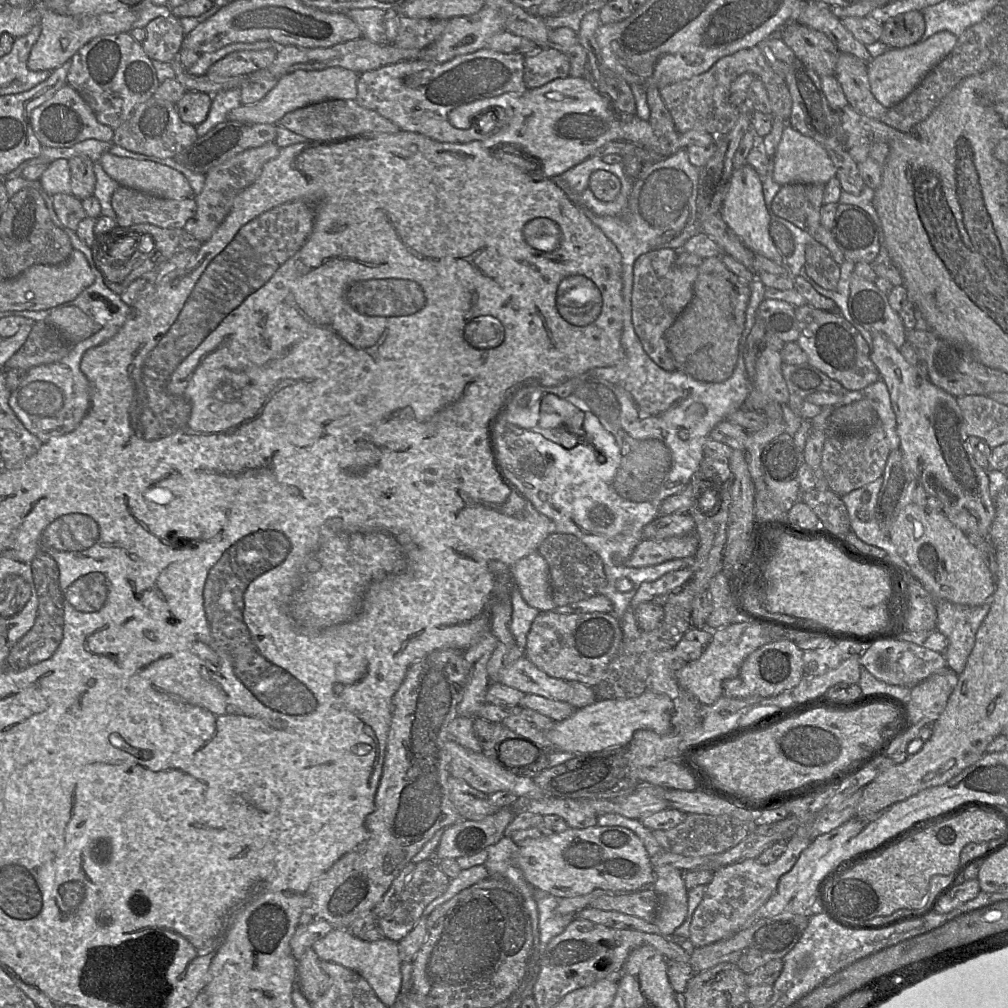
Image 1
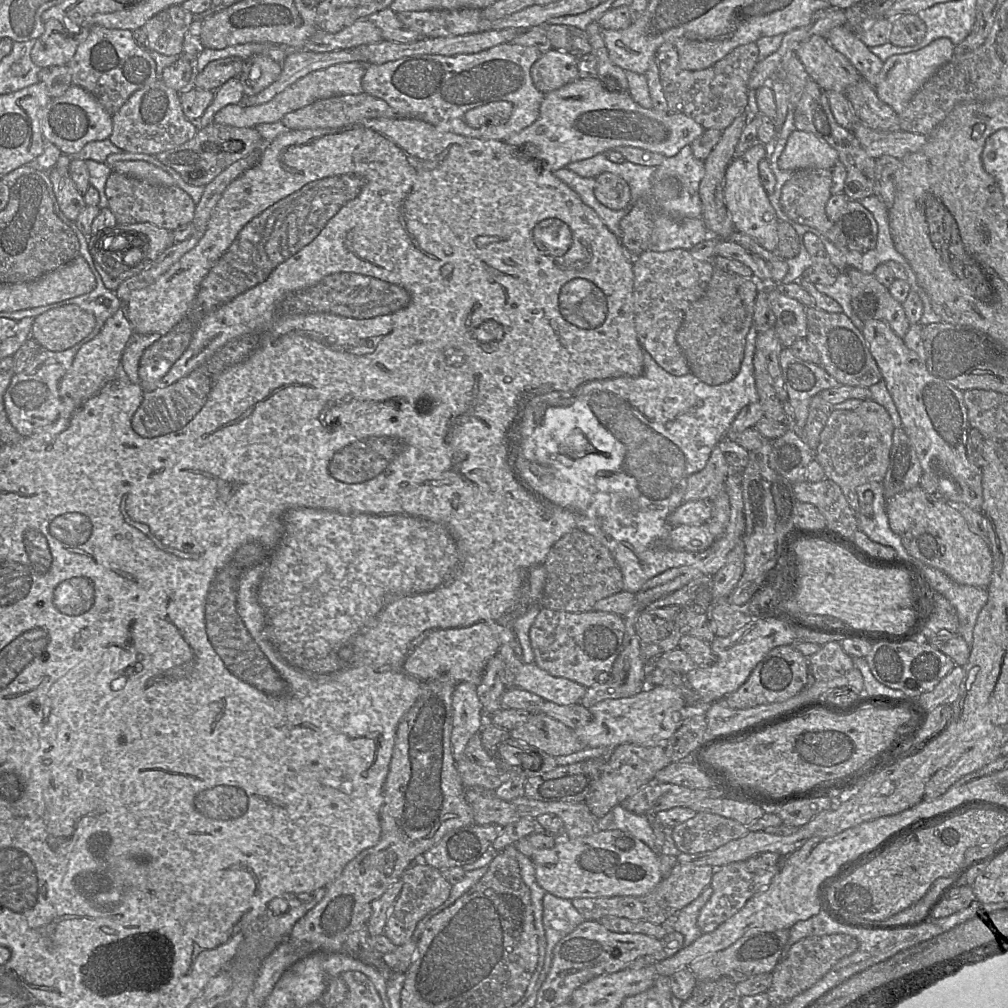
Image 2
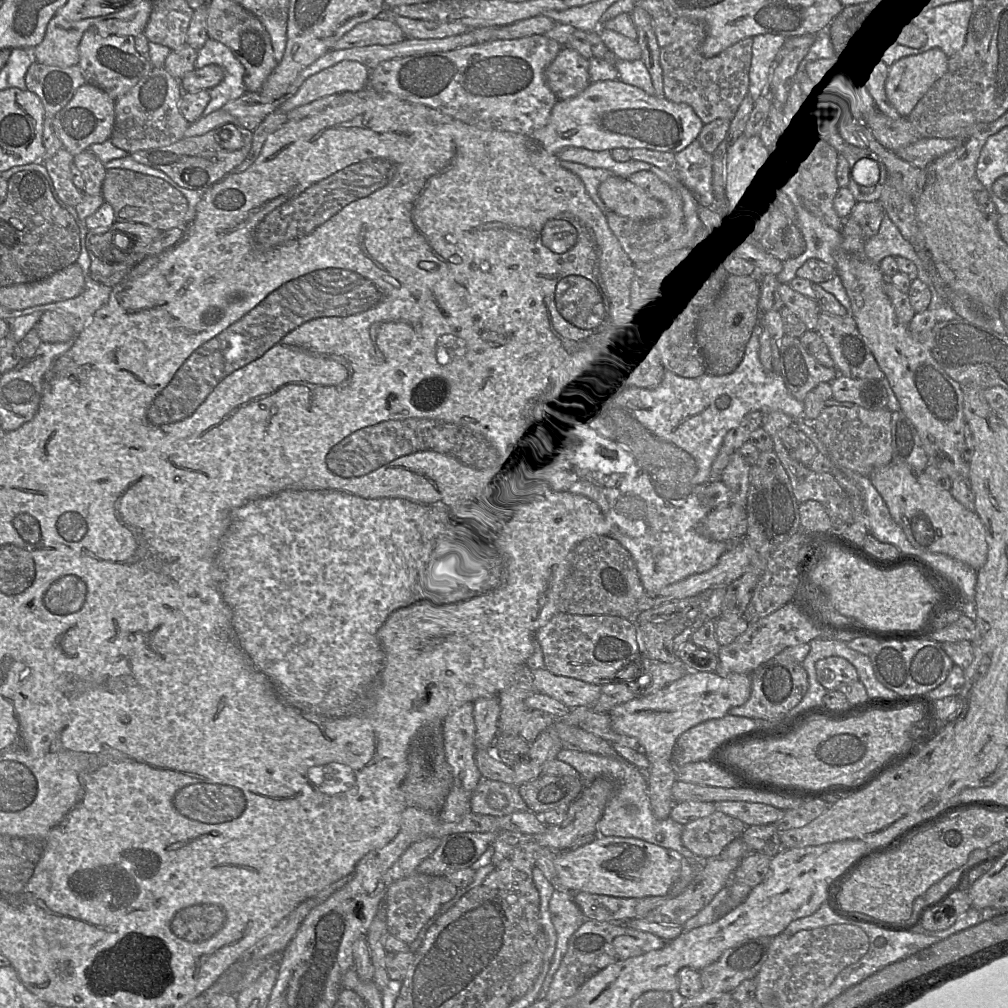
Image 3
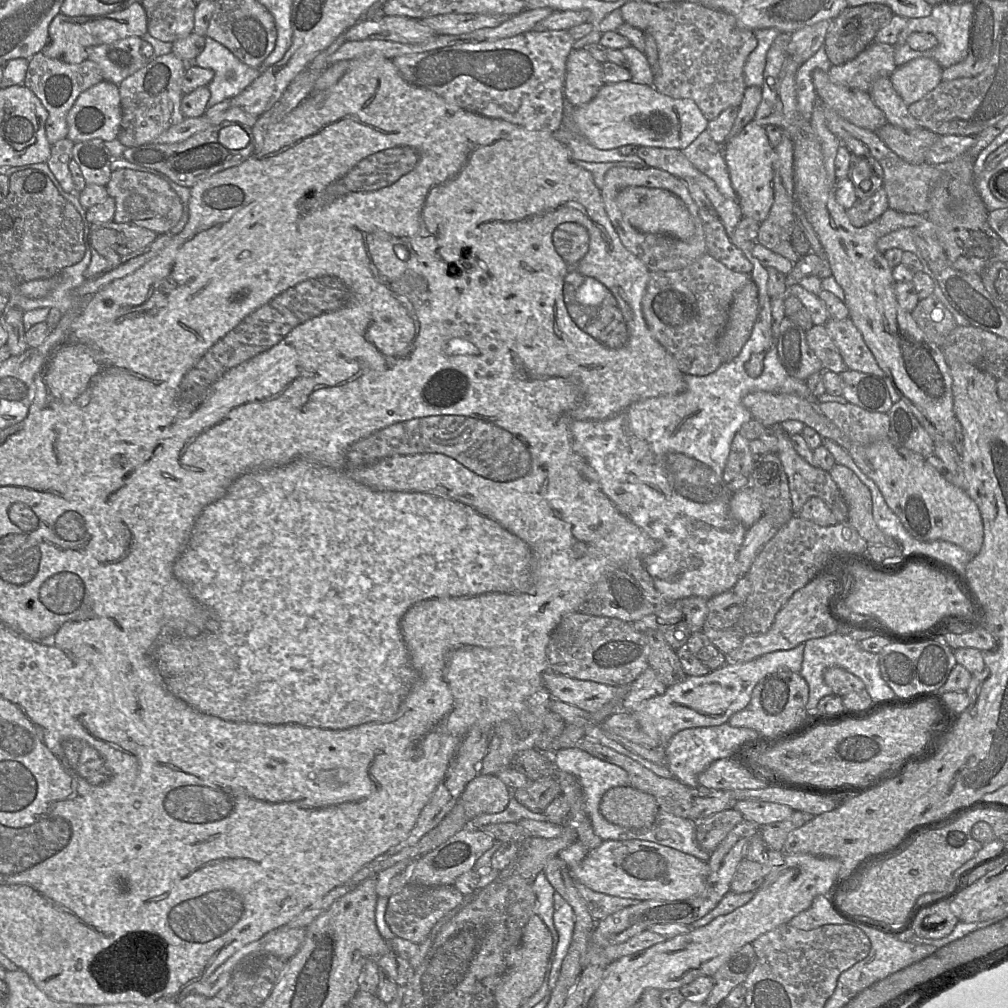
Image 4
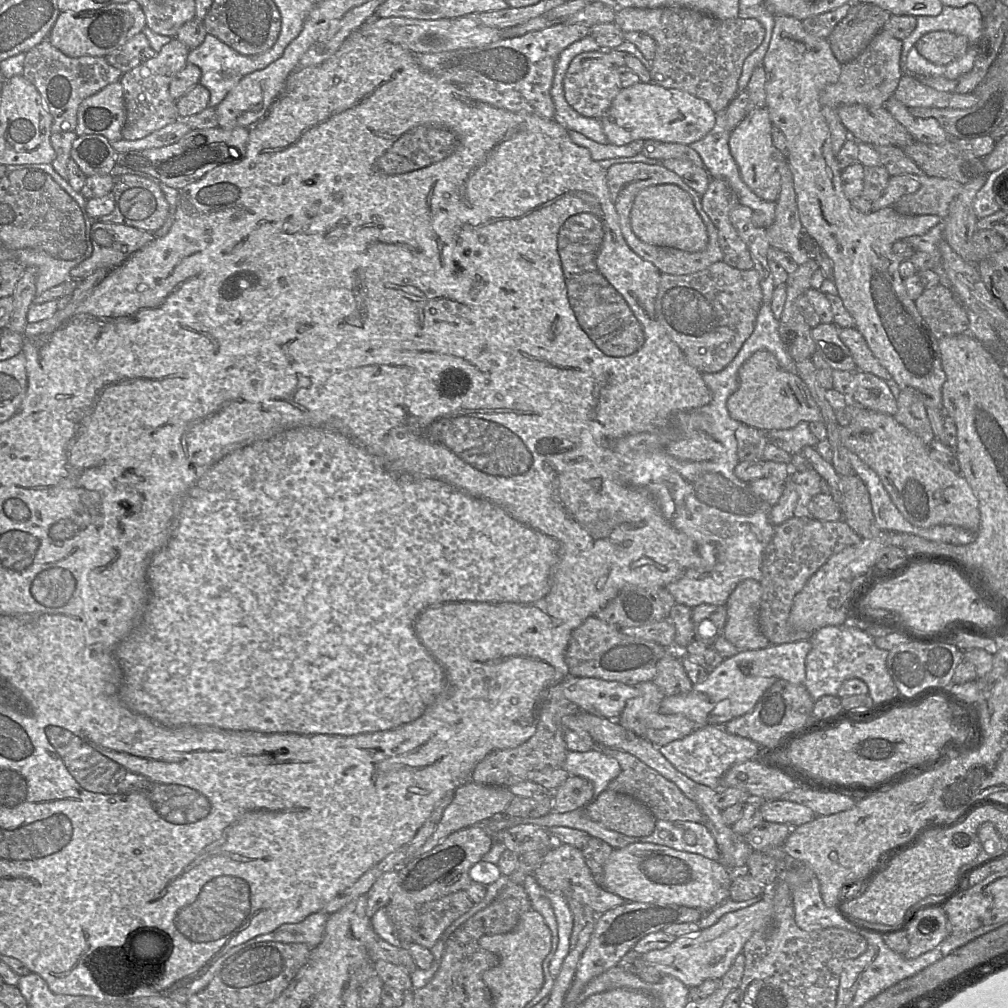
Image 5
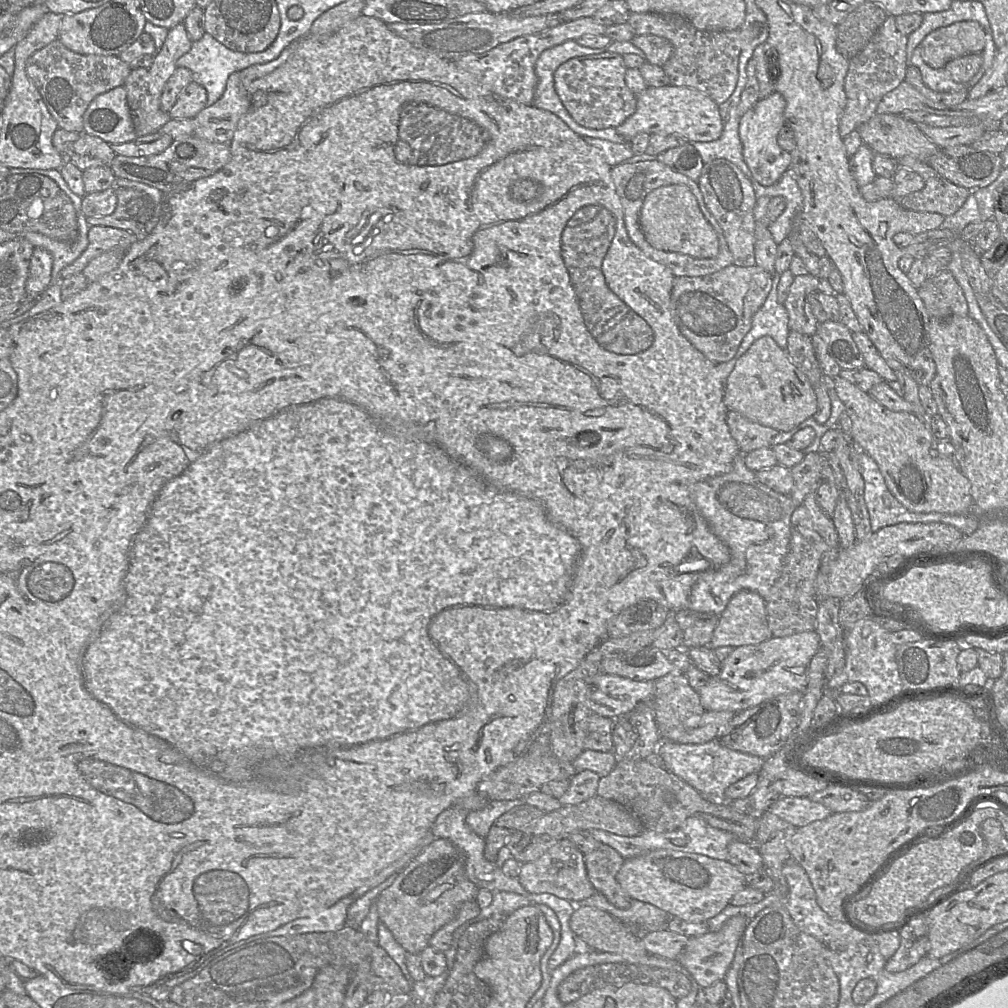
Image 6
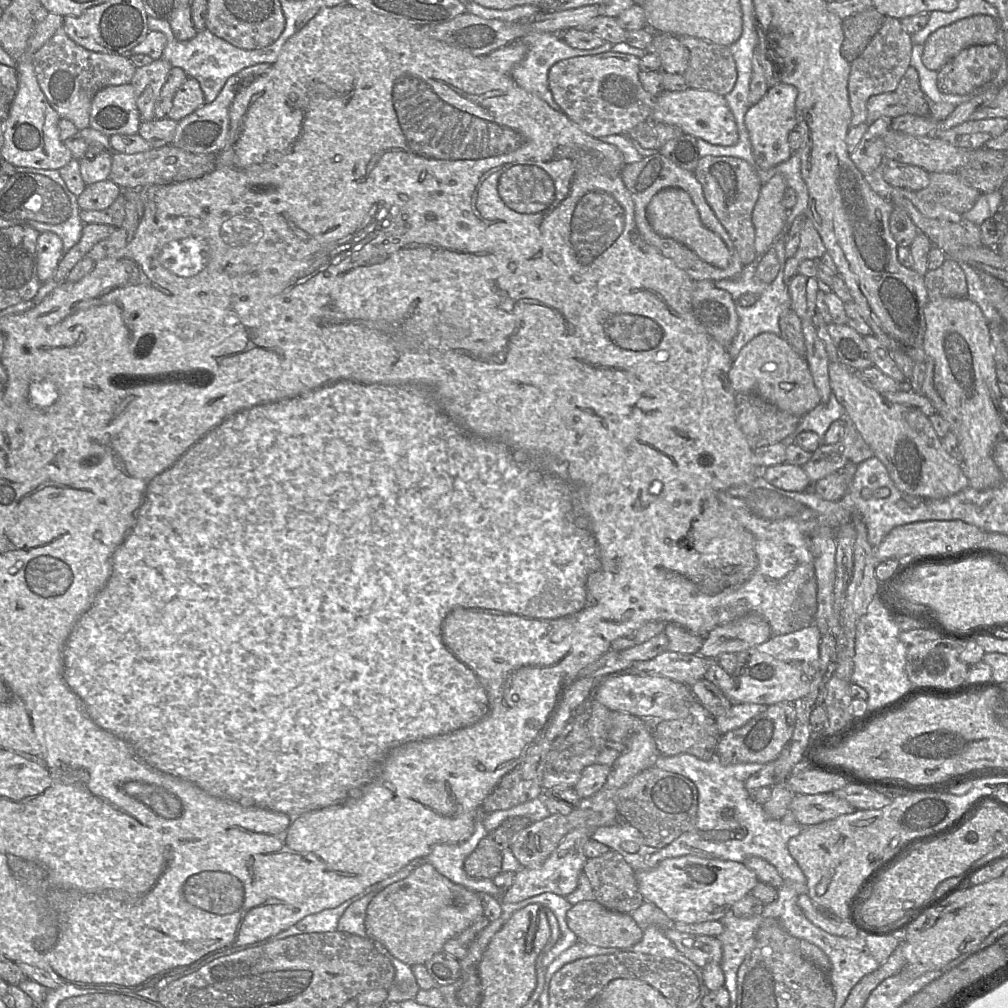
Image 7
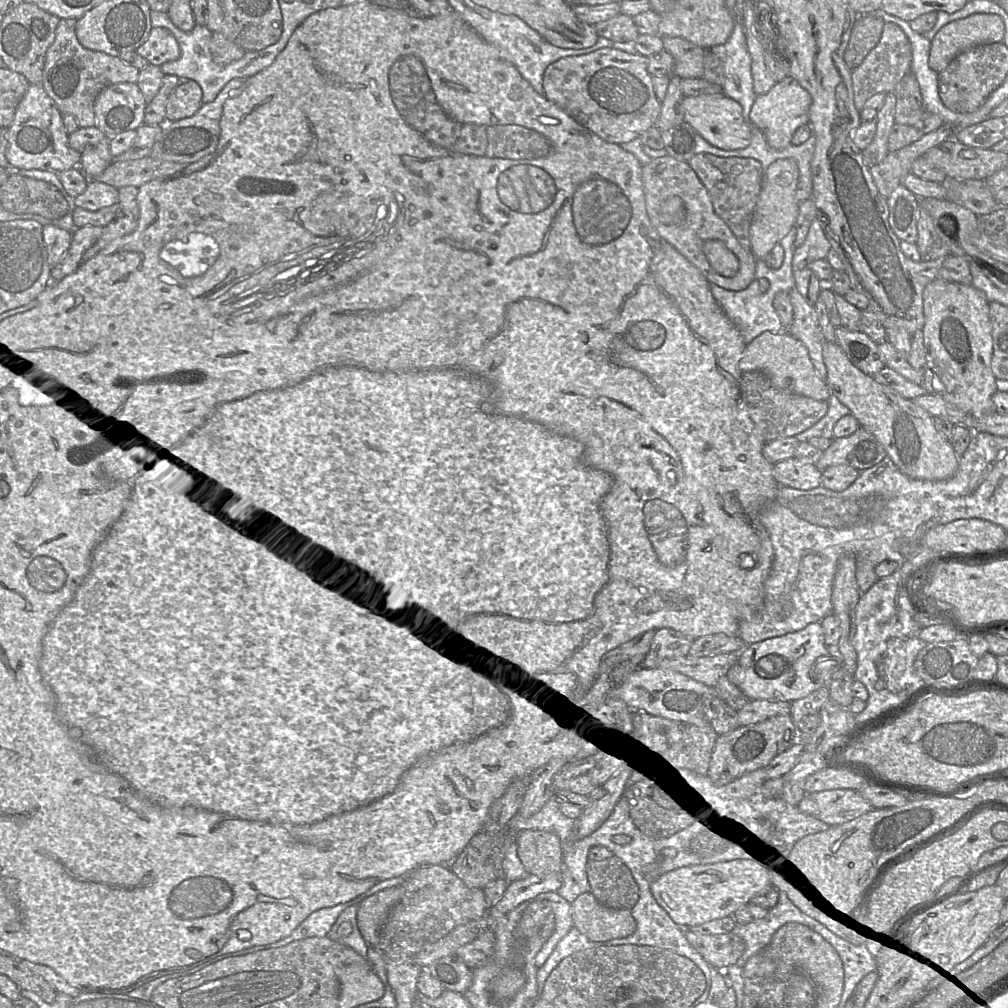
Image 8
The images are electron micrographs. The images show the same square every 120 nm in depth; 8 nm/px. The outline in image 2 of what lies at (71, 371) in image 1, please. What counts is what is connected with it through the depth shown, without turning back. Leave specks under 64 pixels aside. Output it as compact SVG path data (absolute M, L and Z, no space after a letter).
M77 343L60 352L40 348L26 369L12 377L4 395L4 406L11 424L23 437L32 435L58 419L62 410L59 382L70 369L81 346L81 343Z

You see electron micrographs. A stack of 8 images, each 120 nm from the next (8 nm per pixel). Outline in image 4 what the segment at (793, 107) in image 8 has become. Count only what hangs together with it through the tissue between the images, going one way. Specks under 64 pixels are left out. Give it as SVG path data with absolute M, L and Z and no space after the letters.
M754 120L750 121L740 133L726 141L724 158L743 217L761 224L767 218L774 200L772 181L776 160L775 149L769 143L765 128Z

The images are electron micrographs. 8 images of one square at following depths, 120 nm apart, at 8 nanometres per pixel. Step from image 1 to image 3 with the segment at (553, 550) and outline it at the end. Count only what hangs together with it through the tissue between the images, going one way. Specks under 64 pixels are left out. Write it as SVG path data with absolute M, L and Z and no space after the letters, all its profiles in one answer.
M593 535L579 542L570 553L570 571L560 593L558 612L577 615L614 615L625 619L637 611L637 603L645 593L635 562L630 553L610 536Z

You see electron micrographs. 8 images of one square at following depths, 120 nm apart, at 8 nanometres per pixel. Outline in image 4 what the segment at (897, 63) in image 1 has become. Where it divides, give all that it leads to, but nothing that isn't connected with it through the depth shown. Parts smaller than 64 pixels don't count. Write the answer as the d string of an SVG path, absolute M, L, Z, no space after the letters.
M920 57L898 66L889 77L897 94L910 106L937 87L942 71L934 59Z

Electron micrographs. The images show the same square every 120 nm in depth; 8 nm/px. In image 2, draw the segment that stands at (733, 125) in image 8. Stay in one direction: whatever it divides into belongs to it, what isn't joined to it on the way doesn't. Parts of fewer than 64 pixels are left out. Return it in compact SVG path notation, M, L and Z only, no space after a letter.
M596 78L576 79L559 89L545 94L540 105L537 120L519 133L509 136L504 141L510 145L523 145L538 148L530 150L537 153L537 160L551 172L565 168L568 164L588 159L600 153L607 154L619 146L637 147L660 153L665 157L675 156L680 150L703 134L703 126L682 113L661 112L654 108L646 109L637 104L628 91L608 91Z

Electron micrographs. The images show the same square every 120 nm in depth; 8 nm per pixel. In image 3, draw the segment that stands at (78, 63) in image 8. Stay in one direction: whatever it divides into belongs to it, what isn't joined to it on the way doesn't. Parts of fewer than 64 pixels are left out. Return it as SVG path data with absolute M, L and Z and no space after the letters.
M38 61L30 65L25 76L26 89L35 93L45 109L43 145L45 160L63 147L52 127L53 117L63 109L76 90L86 83L79 65L69 67L49 66Z

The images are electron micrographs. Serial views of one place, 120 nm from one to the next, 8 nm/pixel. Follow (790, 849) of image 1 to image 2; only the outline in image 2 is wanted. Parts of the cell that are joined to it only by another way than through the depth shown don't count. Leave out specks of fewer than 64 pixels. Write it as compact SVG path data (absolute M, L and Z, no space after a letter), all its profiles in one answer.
M745 861L733 862L716 868L710 885L712 895L702 907L697 919L698 927L702 933L712 932L721 923L738 912L753 895L771 883L775 873L776 870L758 874L753 873L748 870Z

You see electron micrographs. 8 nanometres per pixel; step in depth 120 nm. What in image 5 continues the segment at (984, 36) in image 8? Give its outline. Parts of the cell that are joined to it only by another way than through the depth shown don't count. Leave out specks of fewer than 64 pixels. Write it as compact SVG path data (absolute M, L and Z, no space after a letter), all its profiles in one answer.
M932 31L923 35L914 46L929 62L947 65L966 53L969 40L963 35L948 31Z

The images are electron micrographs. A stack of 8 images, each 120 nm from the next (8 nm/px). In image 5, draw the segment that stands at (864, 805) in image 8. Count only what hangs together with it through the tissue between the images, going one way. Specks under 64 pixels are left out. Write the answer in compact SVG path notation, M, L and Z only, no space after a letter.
M784 800L763 801L760 810L765 821L786 824L792 828L811 822L817 817L810 808Z

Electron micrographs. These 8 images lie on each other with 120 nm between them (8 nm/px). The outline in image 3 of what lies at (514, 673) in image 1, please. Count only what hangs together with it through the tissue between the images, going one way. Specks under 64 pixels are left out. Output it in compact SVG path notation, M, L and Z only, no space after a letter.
M546 668L532 670L532 674L537 693L550 696L570 709L591 705L600 696L600 685L555 675Z

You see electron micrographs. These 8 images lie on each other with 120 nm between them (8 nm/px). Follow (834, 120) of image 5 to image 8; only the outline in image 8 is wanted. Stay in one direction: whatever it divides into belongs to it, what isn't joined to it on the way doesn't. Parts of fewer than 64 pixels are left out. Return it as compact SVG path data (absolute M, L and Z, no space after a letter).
M884 22L877 45L869 52L863 62L851 70L854 106L860 112L865 102L877 93L893 92L898 82L910 72L912 51L909 39L896 24Z

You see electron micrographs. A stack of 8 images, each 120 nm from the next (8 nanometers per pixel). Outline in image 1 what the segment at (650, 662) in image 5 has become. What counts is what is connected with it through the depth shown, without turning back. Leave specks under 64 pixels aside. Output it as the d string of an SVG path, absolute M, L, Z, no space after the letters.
M540 612L527 634L525 657L548 676L578 681L594 688L605 676L611 660L620 653L622 630L611 613L560 614Z

